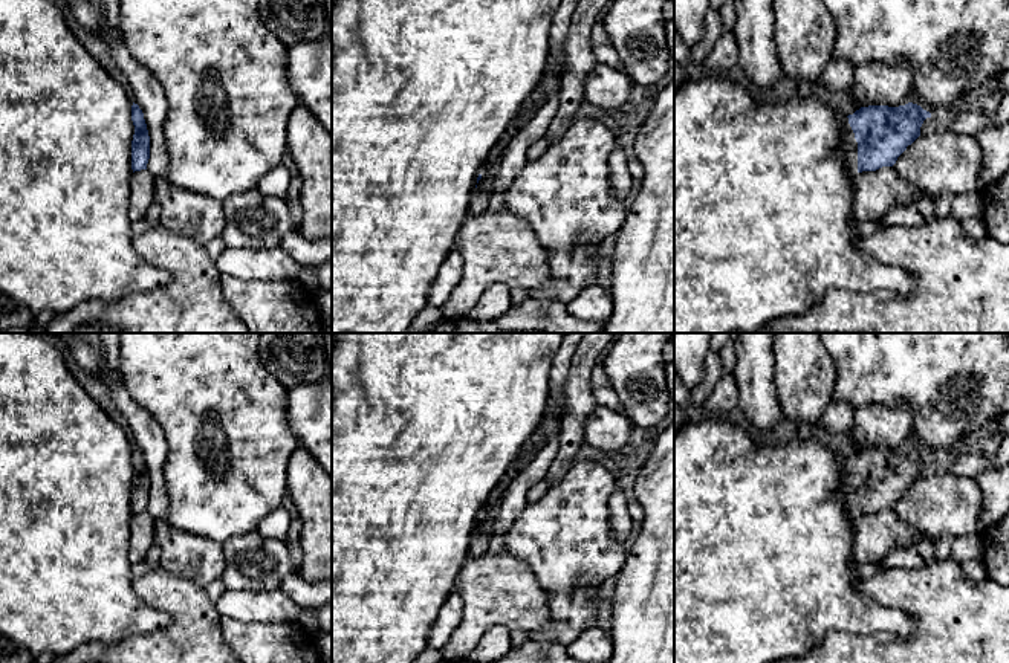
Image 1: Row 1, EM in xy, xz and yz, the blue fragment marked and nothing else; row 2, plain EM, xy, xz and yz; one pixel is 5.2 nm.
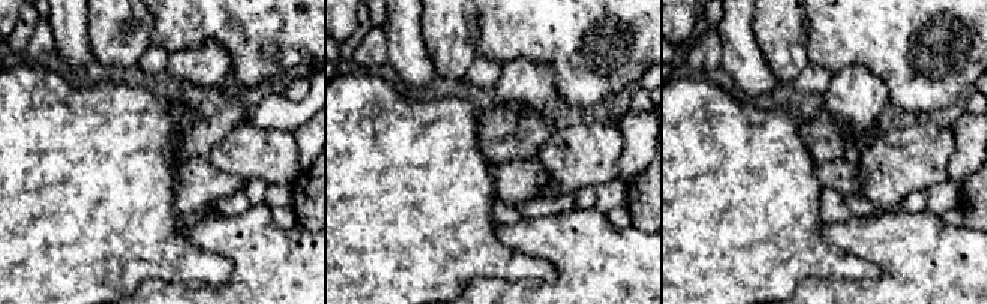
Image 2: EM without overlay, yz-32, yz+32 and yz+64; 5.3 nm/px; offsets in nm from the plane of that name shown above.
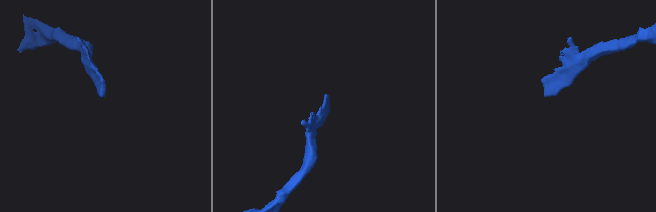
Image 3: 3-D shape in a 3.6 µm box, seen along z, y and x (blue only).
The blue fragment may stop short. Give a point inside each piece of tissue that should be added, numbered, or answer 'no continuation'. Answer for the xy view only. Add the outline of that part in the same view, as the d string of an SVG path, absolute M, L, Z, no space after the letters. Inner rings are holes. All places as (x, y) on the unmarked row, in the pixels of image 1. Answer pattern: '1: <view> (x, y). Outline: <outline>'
no continuation

